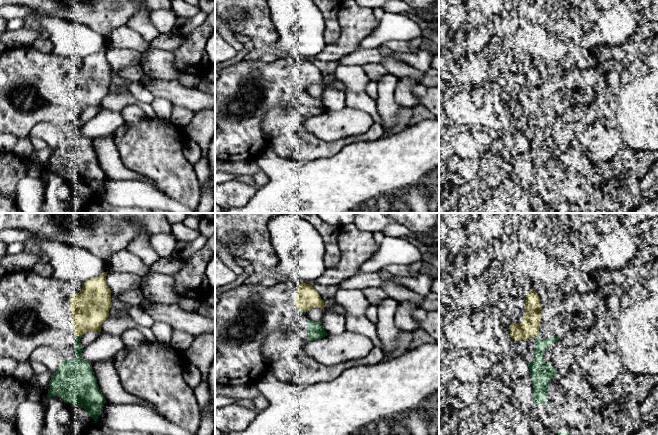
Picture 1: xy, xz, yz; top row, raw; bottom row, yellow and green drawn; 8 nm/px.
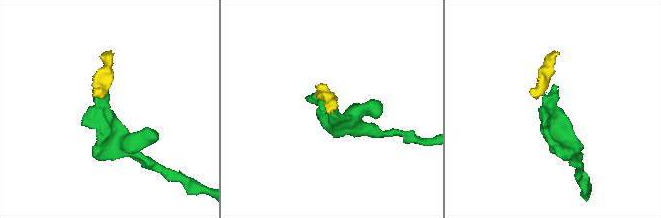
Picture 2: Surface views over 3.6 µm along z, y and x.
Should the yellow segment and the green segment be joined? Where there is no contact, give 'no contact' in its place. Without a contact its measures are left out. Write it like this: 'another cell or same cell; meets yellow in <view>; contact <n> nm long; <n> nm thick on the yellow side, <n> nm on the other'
another cell; meets yellow in xy; contact 60 nm long; 300 nm thick on the yellow side, 130 nm on the other

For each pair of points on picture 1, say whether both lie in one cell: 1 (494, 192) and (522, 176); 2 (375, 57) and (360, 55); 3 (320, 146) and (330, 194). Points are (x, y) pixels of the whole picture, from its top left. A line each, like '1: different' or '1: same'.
1: different
2: same
3: different

